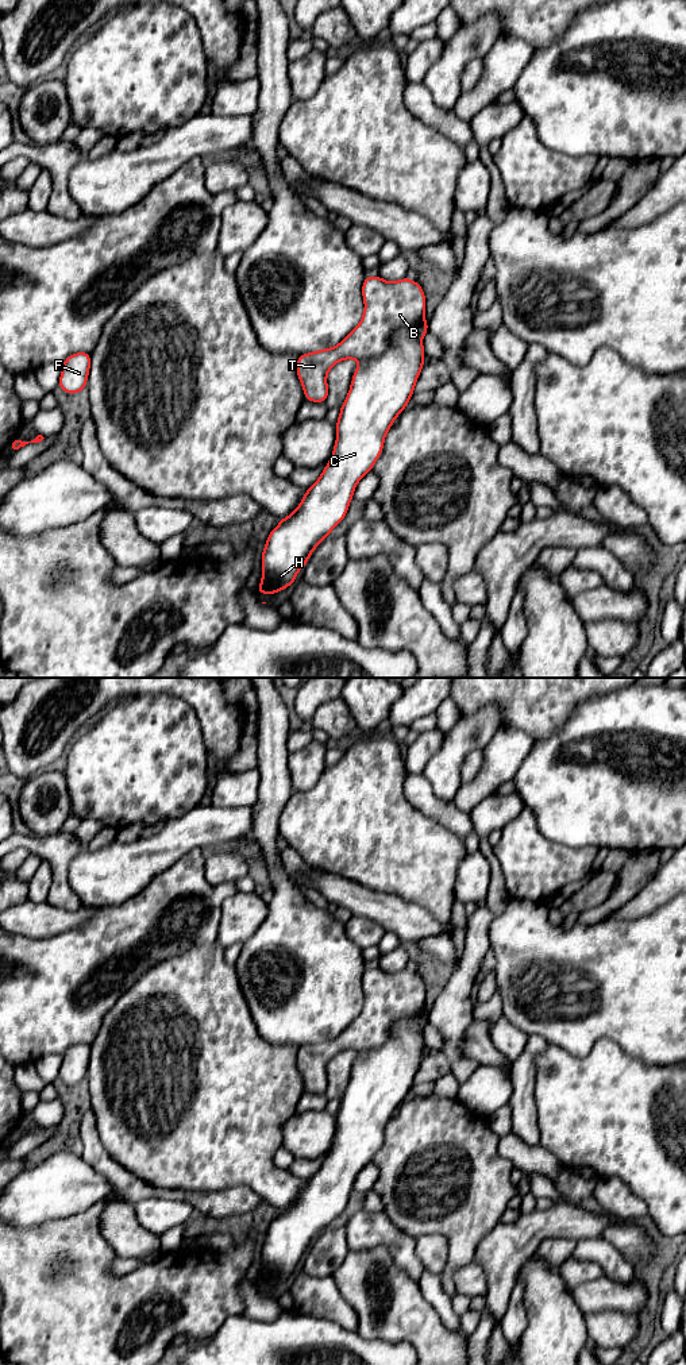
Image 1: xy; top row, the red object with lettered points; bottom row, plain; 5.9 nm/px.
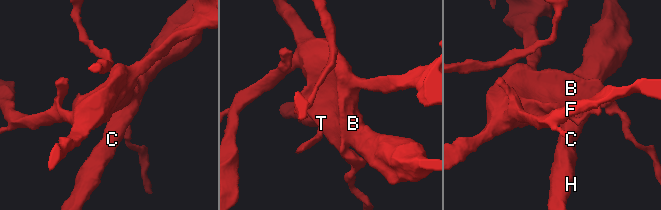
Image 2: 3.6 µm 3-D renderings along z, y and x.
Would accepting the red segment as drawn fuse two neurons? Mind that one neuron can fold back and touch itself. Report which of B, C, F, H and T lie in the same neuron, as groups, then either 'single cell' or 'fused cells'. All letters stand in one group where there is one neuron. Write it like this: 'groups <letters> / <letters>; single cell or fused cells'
groups B F T / C H; fused cells

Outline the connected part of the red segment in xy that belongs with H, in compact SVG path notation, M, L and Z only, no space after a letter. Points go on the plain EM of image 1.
M424 1011L416 1018L402 1018L390 1029L389 1038L377 1049L362 1050L336 1113L334 1144L320 1169L307 1180L300 1196L267 1227L262 1242L262 1272L258 1285L277 1285L294 1275L315 1239L346 1208L357 1175L371 1162L379 1149L385 1127L397 1107L406 1099L424 1054Z

